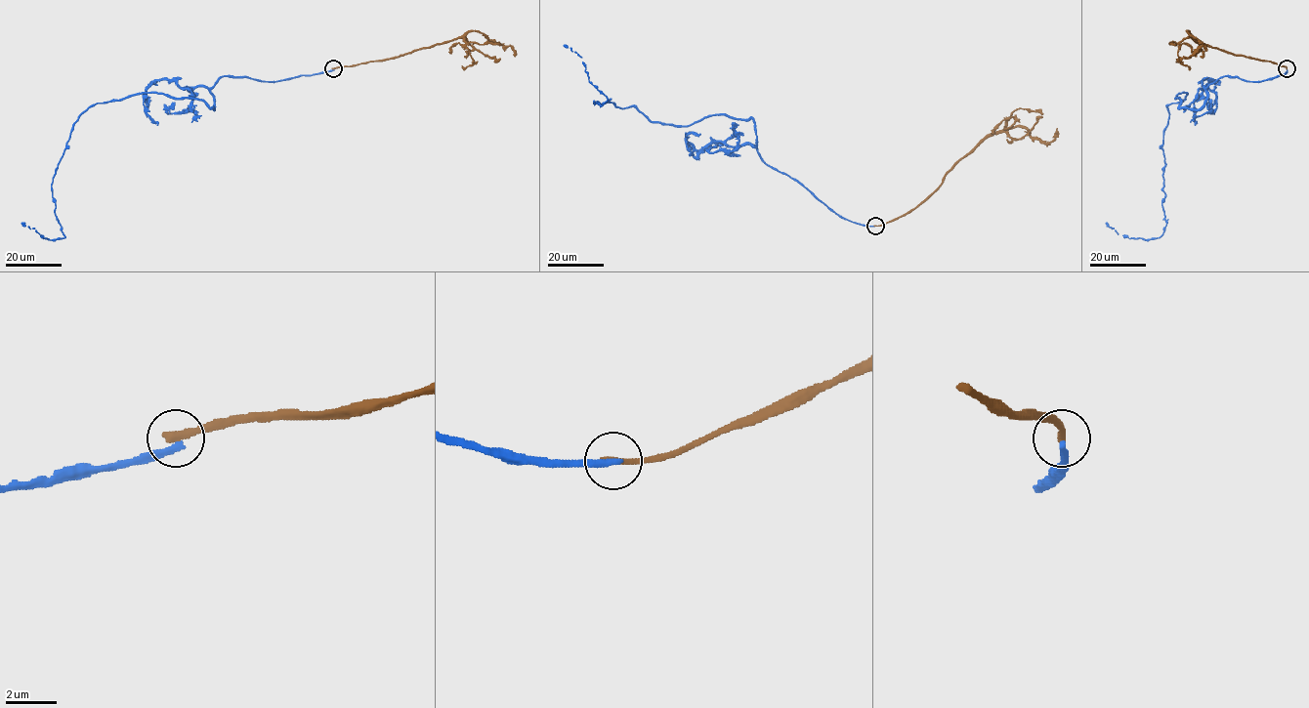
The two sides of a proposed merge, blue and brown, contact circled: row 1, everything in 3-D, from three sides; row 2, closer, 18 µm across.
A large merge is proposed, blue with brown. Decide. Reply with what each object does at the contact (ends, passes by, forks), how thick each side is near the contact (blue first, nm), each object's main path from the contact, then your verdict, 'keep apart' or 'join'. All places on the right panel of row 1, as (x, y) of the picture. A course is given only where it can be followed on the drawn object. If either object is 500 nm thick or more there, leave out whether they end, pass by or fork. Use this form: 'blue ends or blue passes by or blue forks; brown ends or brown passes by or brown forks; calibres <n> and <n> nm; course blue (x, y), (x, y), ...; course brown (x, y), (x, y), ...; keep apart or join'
blue ends; brown ends; calibres 280 and 320 nm; course blue (1287, 69), (1223, 76), (1199, 108), (1176, 96), (1164, 230), (1129, 238), (1106, 223); course brown (1287, 68), (1201, 44), (1187, 31), (1204, 46), (1189, 57); keep apart

